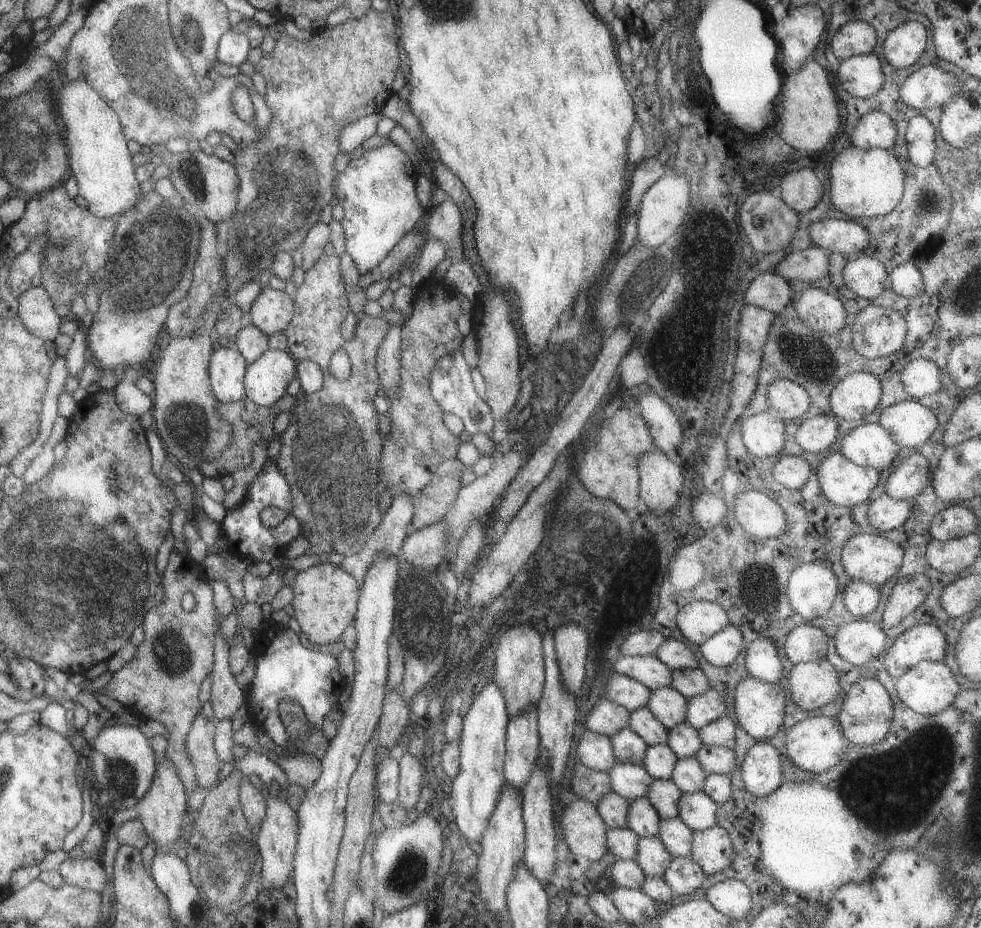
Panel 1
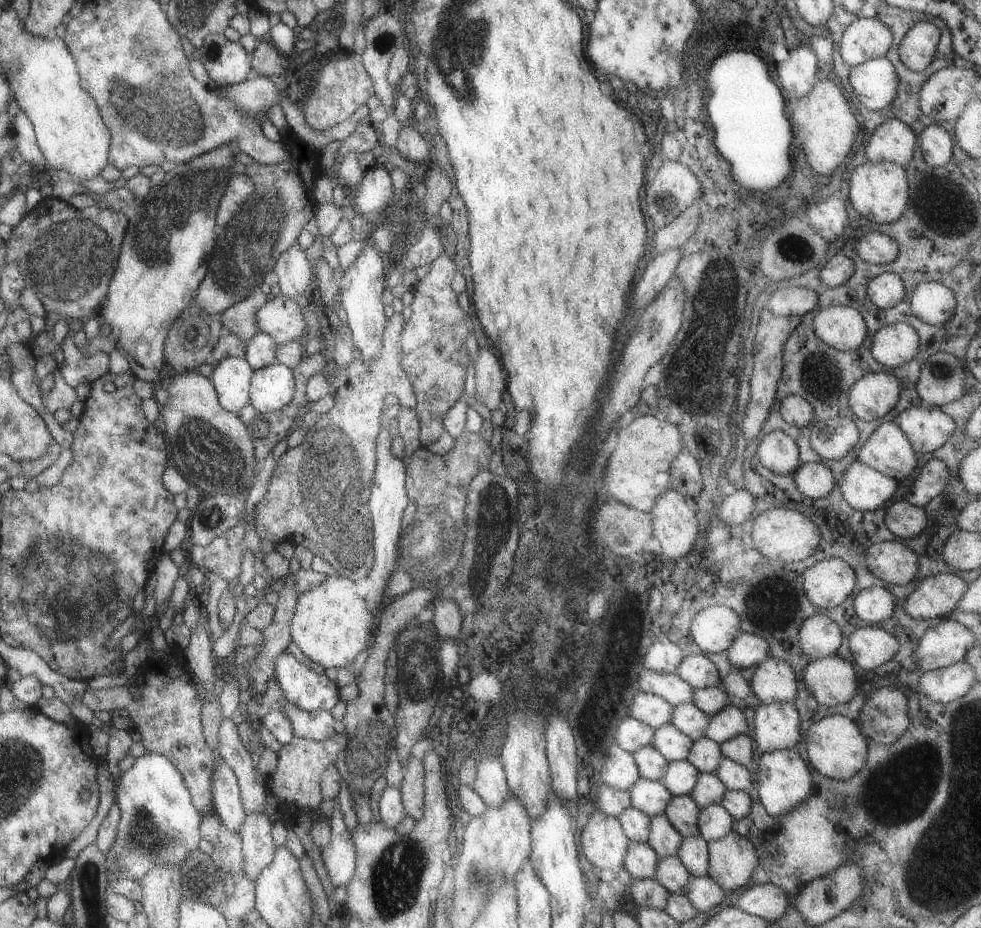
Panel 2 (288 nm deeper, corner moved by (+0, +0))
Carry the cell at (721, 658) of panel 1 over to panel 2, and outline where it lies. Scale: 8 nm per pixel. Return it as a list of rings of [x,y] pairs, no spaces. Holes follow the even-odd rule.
[[[739,632],[737,638],[731,642],[731,646],[725,650],[725,656],[731,664],[731,668],[743,670],[749,666],[759,666],[765,660],[769,660],[769,642],[755,634]]]

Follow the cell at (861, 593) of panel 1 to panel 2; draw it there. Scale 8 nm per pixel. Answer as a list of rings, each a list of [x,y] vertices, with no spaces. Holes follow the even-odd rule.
[[[875,586],[875,588],[867,588],[855,594],[853,598],[853,608],[855,614],[865,620],[867,624],[877,624],[877,622],[885,622],[885,620],[893,620],[897,600],[891,592]]]

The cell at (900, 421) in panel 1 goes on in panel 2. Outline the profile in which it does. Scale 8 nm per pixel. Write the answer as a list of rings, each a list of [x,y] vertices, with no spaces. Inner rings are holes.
[[[925,404],[911,406],[893,422],[905,432],[917,456],[937,452],[955,432],[953,420],[941,412],[941,408],[931,408]]]

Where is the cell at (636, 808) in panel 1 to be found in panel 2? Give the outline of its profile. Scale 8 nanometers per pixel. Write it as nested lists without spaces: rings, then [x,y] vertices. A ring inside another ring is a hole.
[[[665,814],[649,818],[649,838],[645,844],[649,844],[659,858],[677,856],[681,842],[683,836],[673,828],[673,824],[667,820]]]

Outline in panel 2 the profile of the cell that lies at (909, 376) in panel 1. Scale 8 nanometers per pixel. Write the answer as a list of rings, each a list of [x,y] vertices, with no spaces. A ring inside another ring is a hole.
[[[937,352],[923,362],[919,380],[915,384],[921,404],[931,408],[947,406],[961,396],[965,396],[965,372],[963,362],[959,362],[953,354]]]

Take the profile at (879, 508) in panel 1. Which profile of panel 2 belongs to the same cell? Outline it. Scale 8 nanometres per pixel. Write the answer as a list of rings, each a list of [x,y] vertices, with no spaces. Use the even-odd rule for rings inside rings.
[[[907,500],[889,502],[883,518],[885,528],[895,534],[899,540],[911,540],[919,536],[927,526],[927,512],[925,508],[917,508]]]

